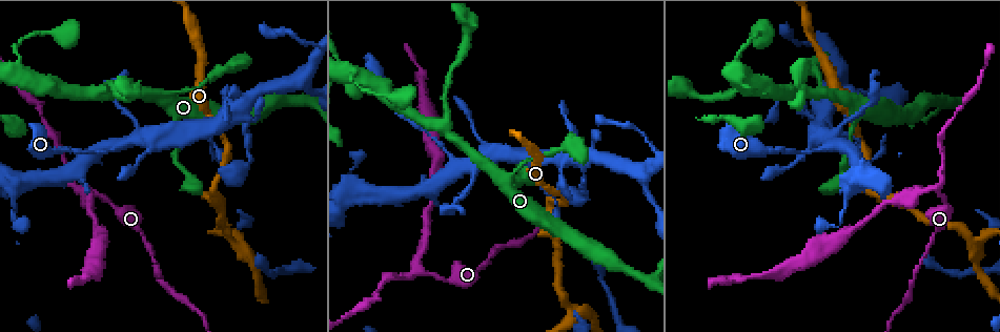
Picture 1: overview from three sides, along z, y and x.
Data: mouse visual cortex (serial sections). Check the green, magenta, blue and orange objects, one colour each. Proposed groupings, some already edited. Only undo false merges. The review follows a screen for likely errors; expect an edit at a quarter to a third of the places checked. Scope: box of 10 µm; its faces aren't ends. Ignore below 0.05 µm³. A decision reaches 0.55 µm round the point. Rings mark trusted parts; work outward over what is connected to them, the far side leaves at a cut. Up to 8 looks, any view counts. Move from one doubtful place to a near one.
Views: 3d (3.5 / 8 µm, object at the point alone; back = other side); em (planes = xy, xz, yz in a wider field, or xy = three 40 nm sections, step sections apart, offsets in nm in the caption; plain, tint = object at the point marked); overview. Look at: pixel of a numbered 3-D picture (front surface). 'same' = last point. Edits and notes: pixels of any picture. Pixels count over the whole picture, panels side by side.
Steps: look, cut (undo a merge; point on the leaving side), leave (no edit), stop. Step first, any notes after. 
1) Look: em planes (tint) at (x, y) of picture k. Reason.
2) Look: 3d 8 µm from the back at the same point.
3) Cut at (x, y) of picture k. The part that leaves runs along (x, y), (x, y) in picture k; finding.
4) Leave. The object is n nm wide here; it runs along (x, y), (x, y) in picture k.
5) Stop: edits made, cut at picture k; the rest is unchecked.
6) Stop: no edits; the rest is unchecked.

Look: 3d 3.5 µm at (78, 185) of picture 1. Three-way junction.

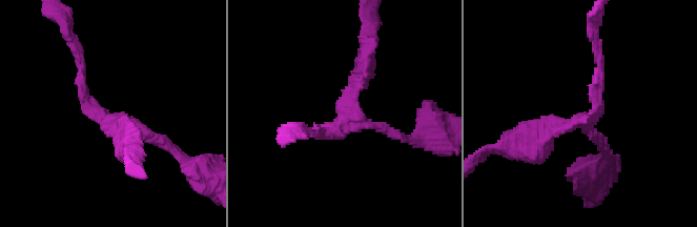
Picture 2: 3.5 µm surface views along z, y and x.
Look: em xy step 5 (plain) at (116, 119) of picture 2. 3 arms meet here; the arms are 150, 150, 300 nm wide.

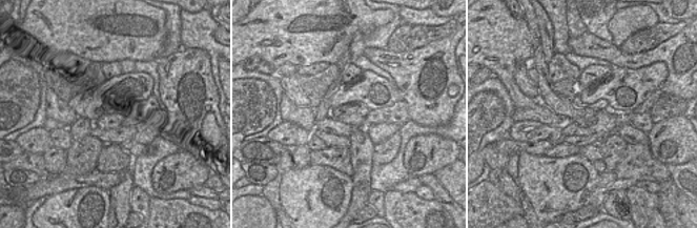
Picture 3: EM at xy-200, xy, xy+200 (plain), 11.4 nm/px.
Look: em xy step 5 (tint) at the same point.

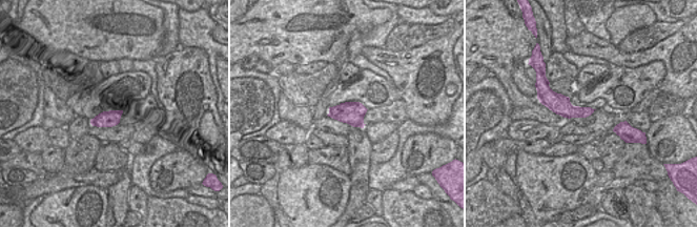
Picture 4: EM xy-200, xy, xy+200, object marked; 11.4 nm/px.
Cut at (120, 140) of picture 2. The part that leaves runs along (115, 120), (115, 130), (134, 149) in picture 2; two cells meet here.

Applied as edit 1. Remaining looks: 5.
Look: overview.

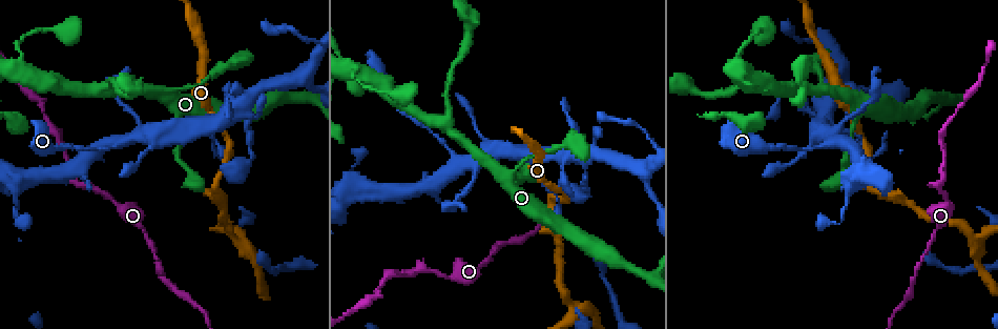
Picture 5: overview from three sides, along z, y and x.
Look: 3d 8 µm at (581, 164) of picture 5. Looks like a crossing.

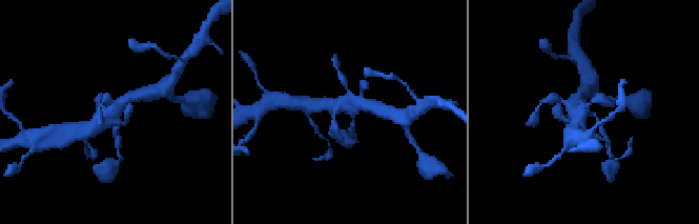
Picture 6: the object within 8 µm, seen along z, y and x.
Look: 3d 3.5 µm at the same point.

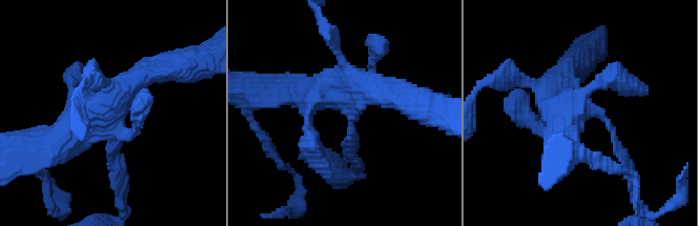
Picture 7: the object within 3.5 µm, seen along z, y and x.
Look: em xy step 5 (tint) at (349, 106) of picture 7.

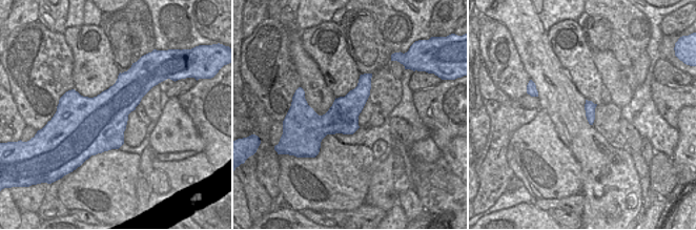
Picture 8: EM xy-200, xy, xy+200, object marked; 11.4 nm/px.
Leave. It runs along (43, 149), (156, 69) in picture 7; all the same cell.

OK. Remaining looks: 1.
Stop: edits made, cut at picture 2; the rest is unchecked.

